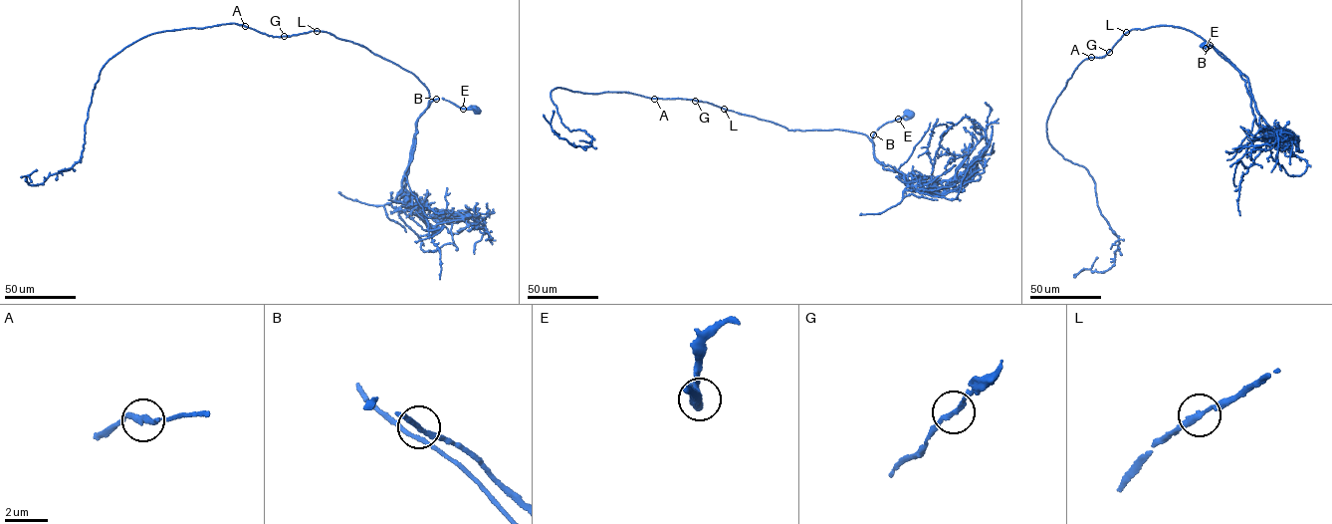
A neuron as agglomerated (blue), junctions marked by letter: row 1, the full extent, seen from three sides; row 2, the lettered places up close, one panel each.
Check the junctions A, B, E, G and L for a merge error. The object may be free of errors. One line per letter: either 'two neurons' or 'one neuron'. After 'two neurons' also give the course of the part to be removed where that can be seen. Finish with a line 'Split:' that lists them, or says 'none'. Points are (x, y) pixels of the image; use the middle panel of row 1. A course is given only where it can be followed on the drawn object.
A: one neuron
B: one neuron
E: one neuron
G: one neuron
L: one neuron
Split: none

